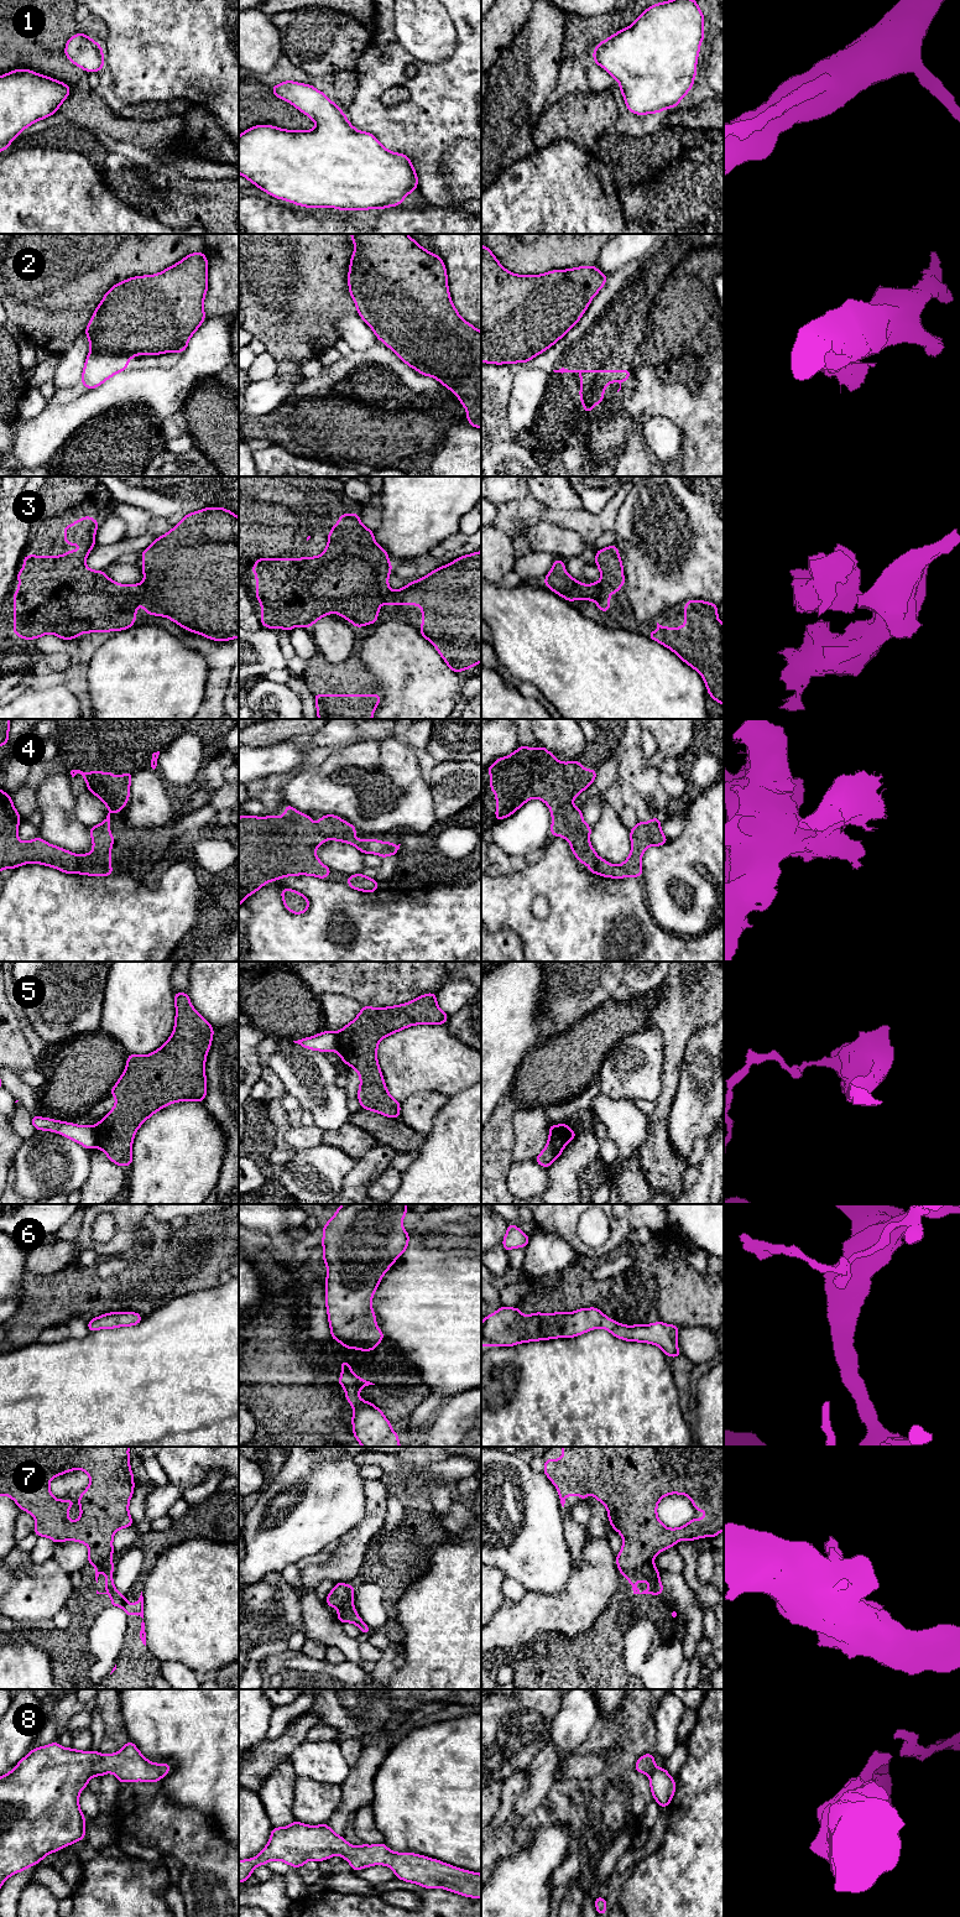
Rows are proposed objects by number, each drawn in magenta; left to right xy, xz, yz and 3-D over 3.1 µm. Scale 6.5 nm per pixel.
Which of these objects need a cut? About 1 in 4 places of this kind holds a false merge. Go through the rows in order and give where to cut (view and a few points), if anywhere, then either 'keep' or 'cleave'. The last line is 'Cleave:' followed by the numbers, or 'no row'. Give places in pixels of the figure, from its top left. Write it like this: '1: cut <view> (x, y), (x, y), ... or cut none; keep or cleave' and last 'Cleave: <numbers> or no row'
1: cut none; keep
2: cut none; keep
3: cut none; keep
4: cut none; keep
5: cut xy (94, 1126), (95, 1146); cleave
6: cut none; keep
7: cut yz (652, 1559), (637, 1567), (620, 1569); cleave
8: cut none; keep
Cleave: 5, 7

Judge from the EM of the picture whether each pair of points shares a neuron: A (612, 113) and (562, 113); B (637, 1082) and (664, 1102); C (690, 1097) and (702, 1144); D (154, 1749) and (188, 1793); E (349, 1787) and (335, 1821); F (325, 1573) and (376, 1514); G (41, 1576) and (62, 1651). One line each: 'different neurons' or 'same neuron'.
A: same neuron
B: different neurons
C: different neurons
D: same neuron
E: same neuron
F: same neuron
G: different neurons

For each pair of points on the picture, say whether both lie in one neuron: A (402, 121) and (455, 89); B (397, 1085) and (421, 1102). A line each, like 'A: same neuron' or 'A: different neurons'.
A: same neuron
B: different neurons

